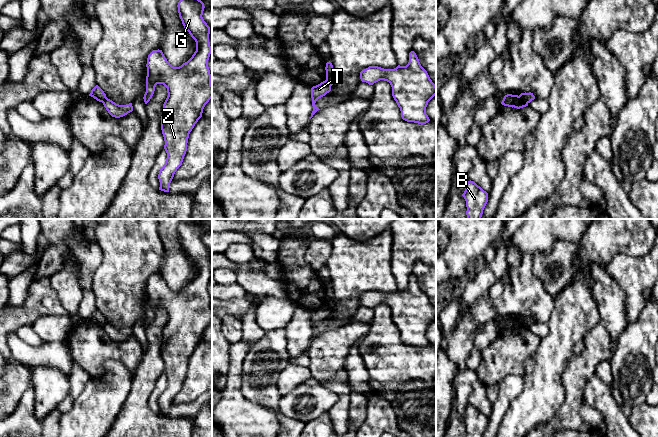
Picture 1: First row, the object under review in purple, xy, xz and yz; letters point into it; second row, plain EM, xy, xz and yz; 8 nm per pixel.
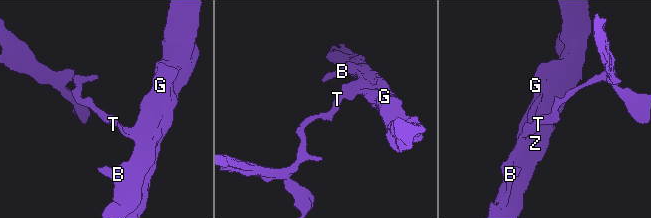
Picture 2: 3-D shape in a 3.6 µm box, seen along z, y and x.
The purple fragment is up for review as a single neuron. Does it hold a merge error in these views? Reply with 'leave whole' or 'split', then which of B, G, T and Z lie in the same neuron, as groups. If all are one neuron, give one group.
split | B G Z / T

